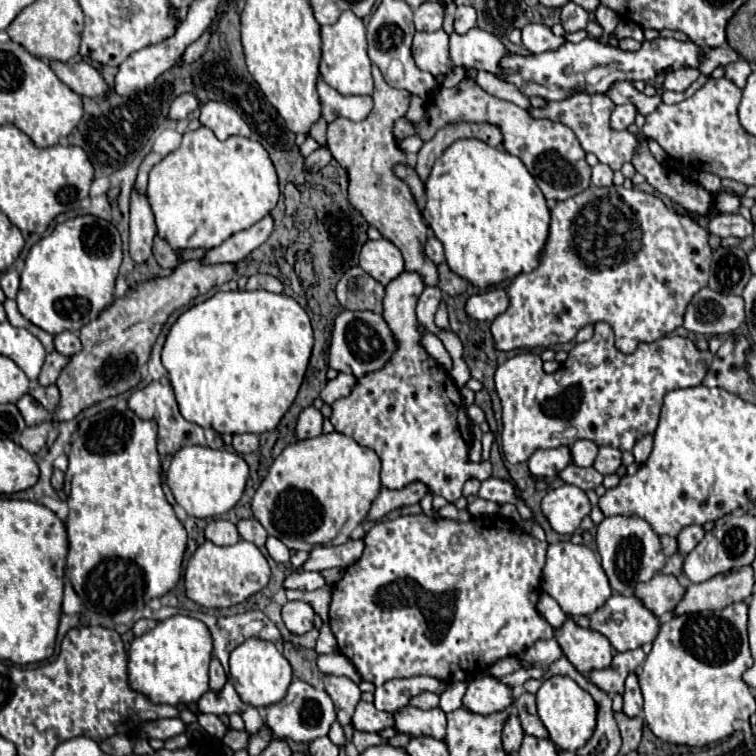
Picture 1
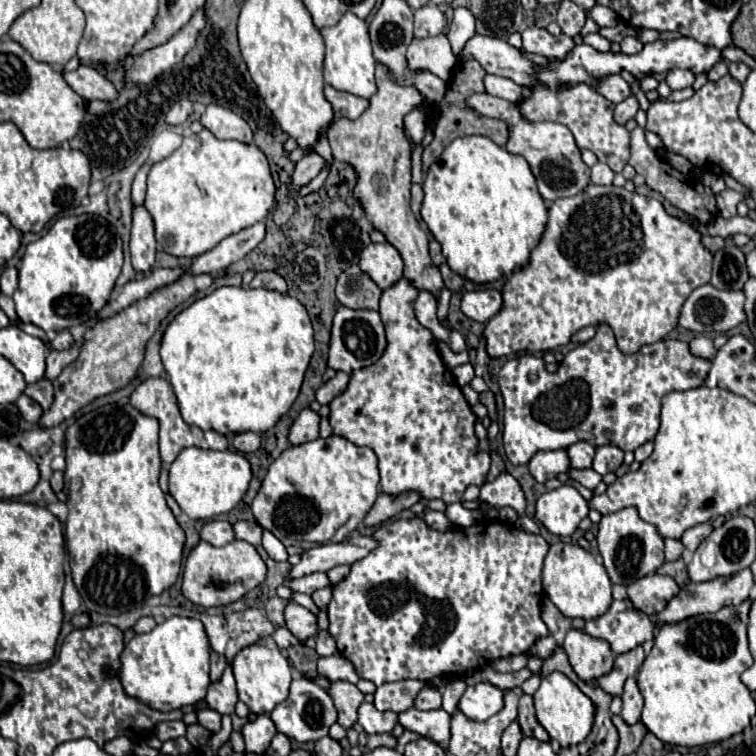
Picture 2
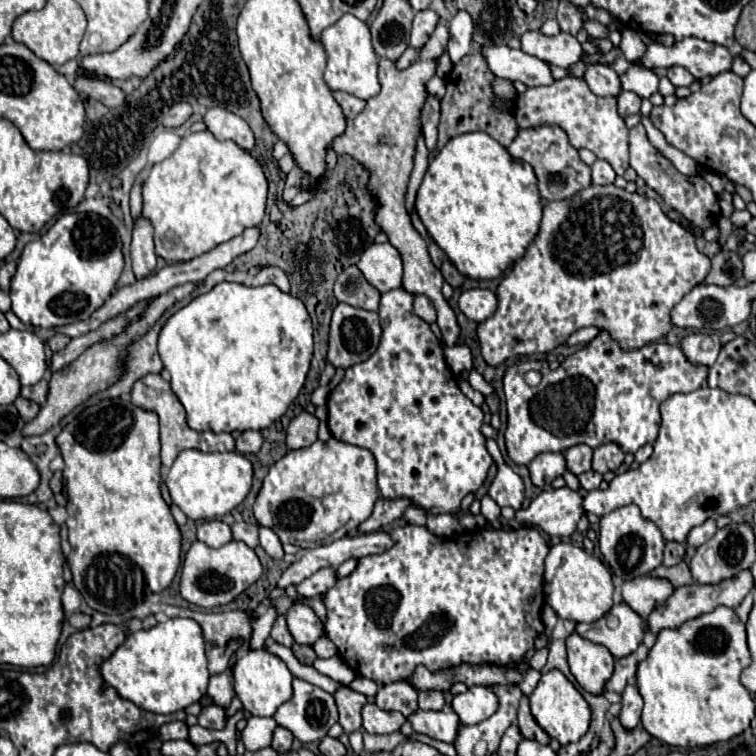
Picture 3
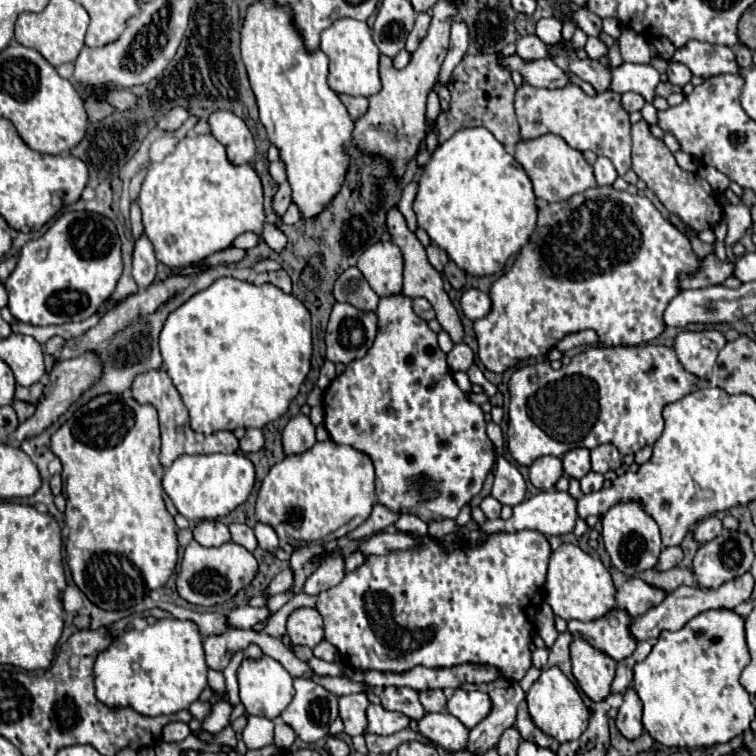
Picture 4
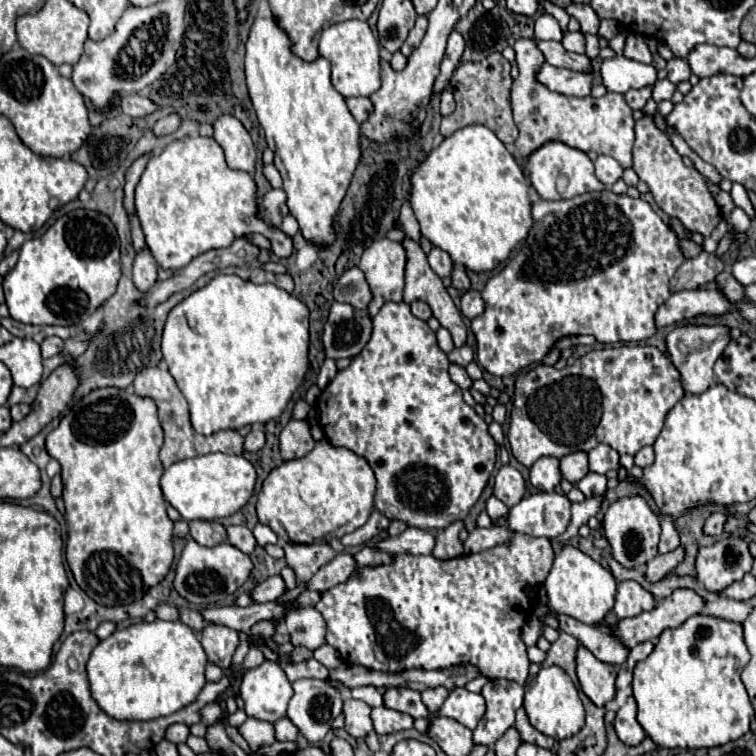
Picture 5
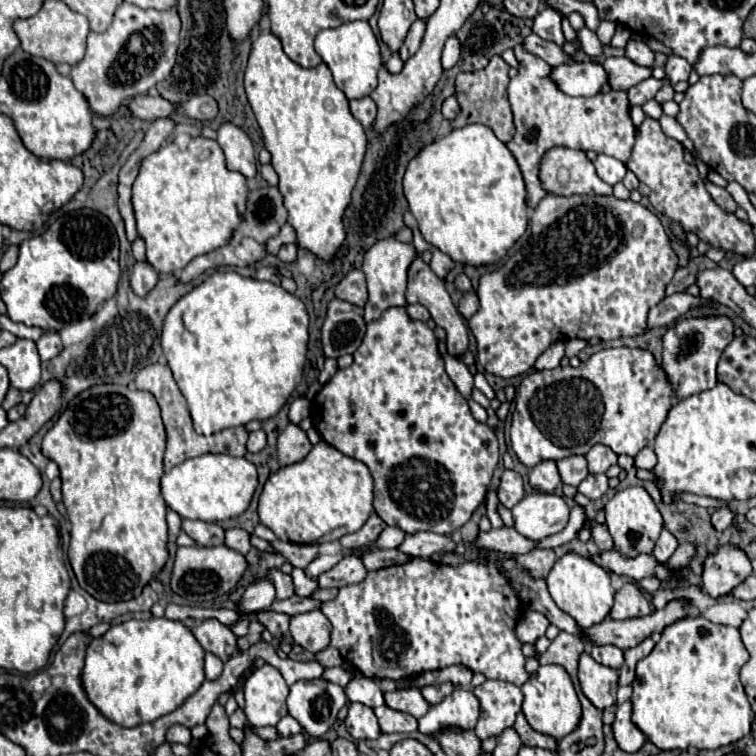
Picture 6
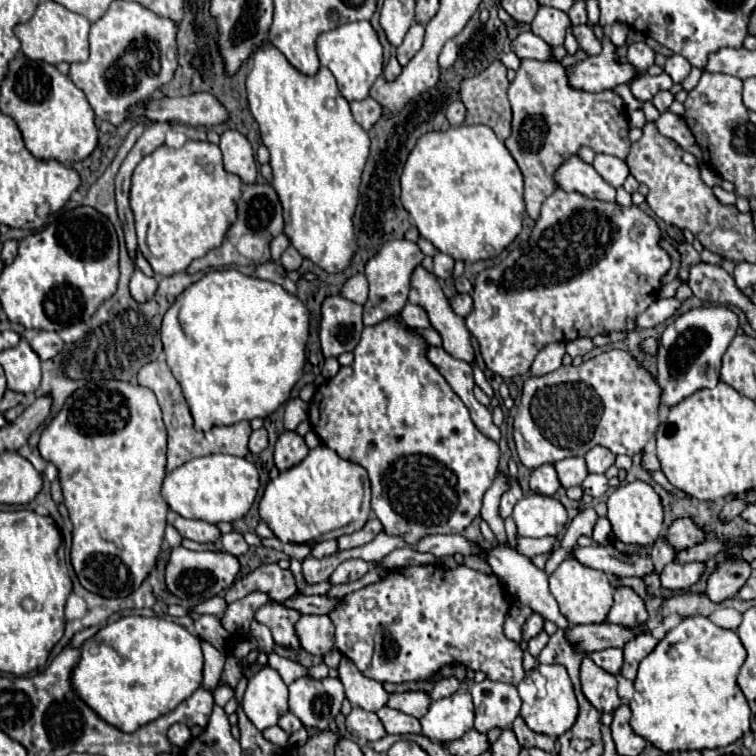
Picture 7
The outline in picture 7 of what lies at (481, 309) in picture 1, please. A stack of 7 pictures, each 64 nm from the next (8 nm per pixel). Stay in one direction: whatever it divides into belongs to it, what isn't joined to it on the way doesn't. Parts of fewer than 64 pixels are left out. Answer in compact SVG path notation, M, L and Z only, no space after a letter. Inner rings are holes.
M456 294L450 298L450 306L458 316L468 316L468 312L472 310L472 298L470 294Z

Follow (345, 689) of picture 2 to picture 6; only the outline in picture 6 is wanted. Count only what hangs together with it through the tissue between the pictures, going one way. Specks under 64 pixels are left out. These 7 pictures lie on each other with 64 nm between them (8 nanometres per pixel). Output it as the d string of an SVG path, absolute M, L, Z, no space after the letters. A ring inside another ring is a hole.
M350 704L346 728L354 740L376 740L382 734L374 710L364 704Z

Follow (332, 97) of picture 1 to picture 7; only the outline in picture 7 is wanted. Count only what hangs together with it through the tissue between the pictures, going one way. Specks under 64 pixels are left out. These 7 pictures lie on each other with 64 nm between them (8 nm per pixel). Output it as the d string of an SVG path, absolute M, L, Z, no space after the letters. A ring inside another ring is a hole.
M364 98L360 102L350 102L350 108L352 108L352 116L354 120L364 128L364 130L370 130L382 116L382 106L374 100L374 98Z

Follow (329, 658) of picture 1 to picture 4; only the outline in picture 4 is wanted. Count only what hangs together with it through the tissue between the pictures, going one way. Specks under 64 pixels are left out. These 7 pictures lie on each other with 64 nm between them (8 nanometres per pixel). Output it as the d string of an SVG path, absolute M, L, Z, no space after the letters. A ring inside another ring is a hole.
M312 658L312 660L308 662L308 666L312 668L312 672L314 672L316 676L340 676L340 672L342 672L342 668L344 668L342 662L330 664L330 662L324 662L324 660L318 660L318 658Z

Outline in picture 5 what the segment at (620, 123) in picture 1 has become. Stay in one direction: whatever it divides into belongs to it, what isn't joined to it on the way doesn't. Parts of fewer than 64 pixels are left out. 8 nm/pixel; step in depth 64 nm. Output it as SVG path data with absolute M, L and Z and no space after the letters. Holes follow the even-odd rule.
M644 86L644 88L638 88L638 90L628 90L628 92L624 94L628 106L630 106L632 110L642 110L644 104L648 102L648 98L652 98L652 88L654 88L654 86Z

